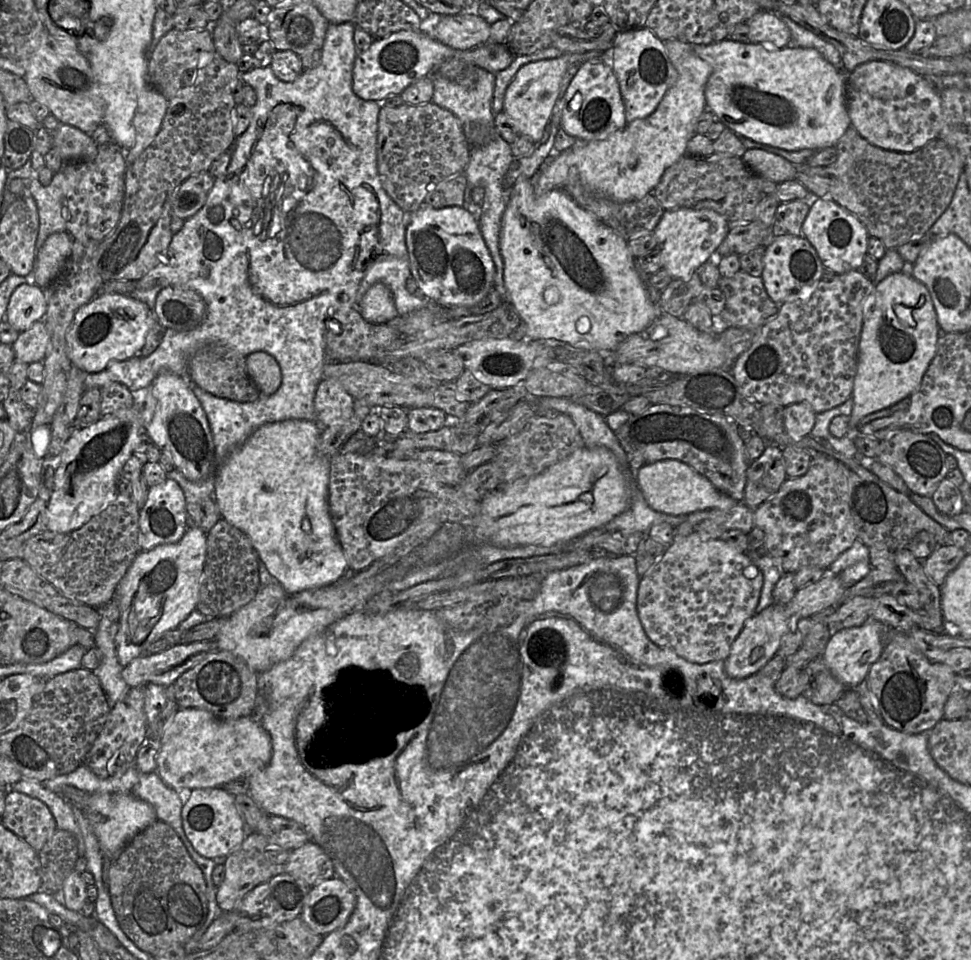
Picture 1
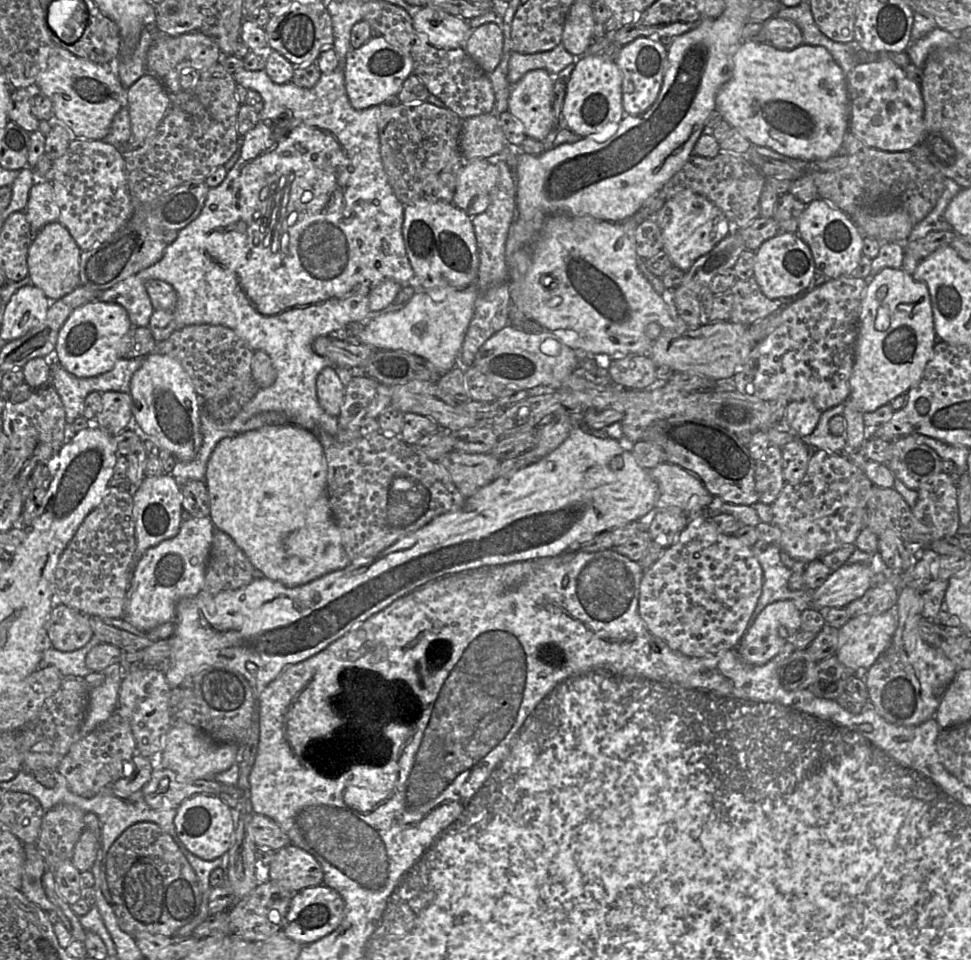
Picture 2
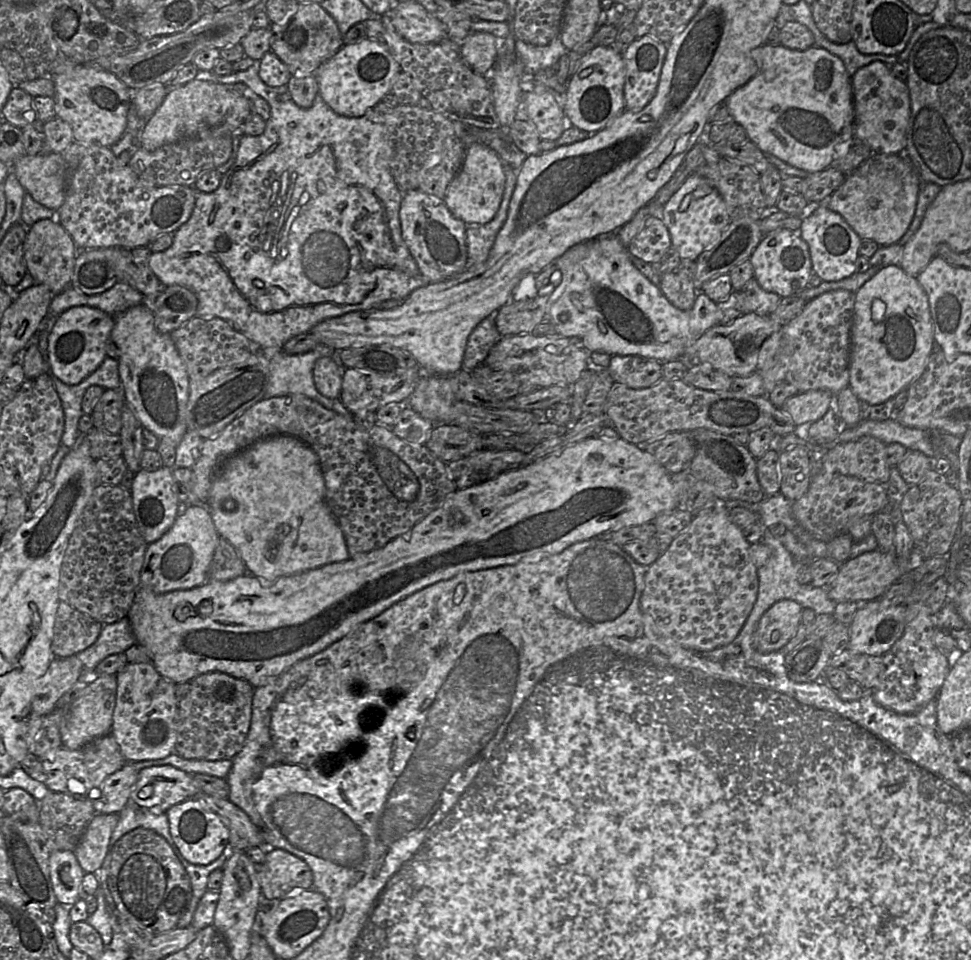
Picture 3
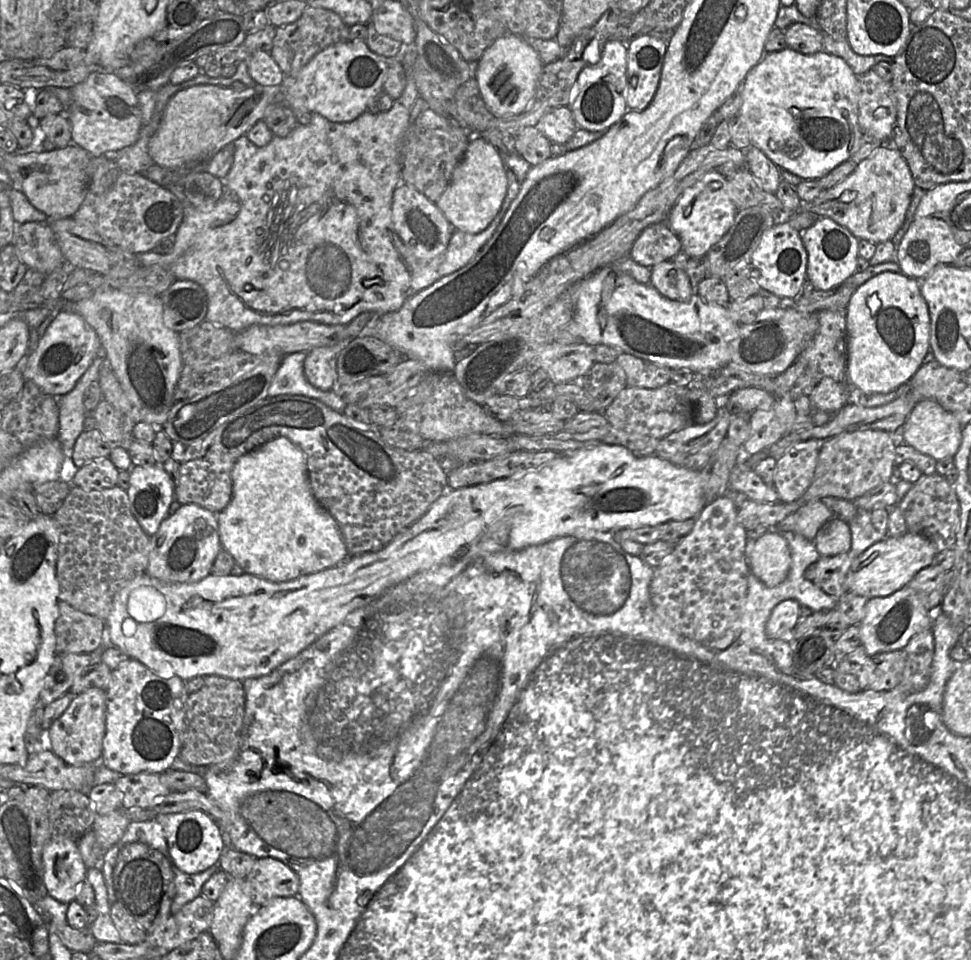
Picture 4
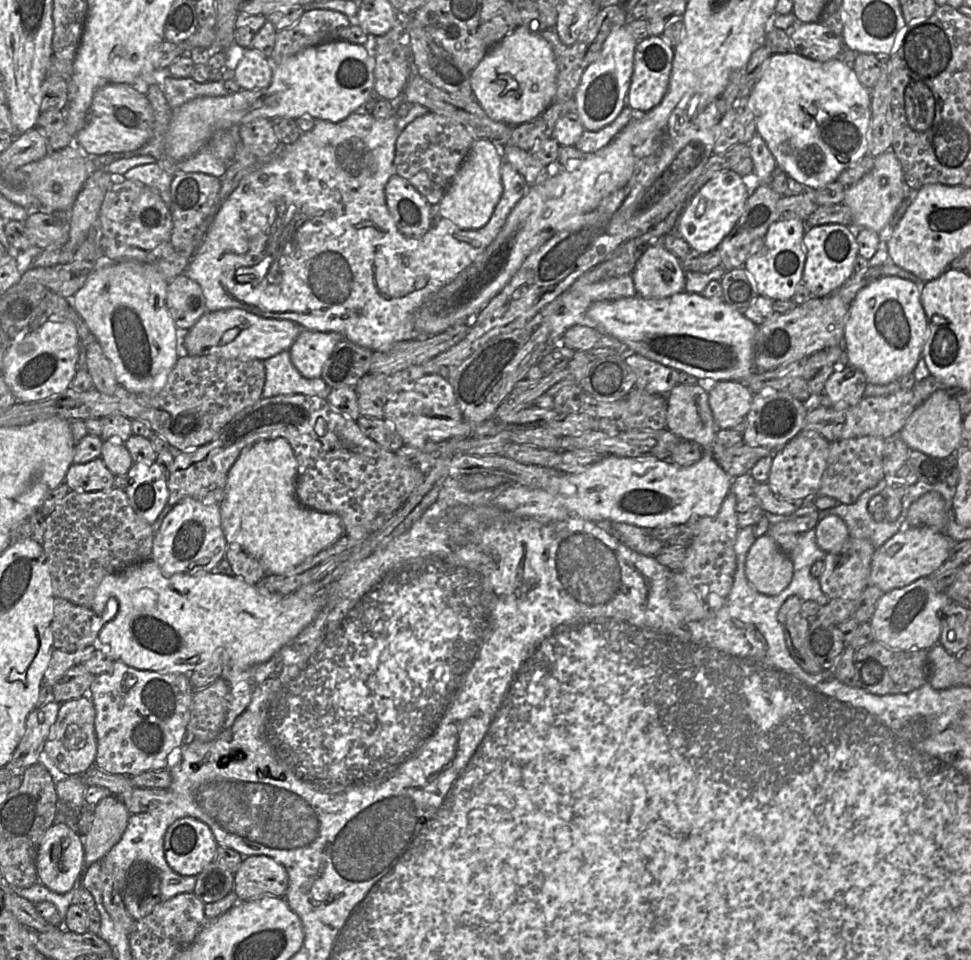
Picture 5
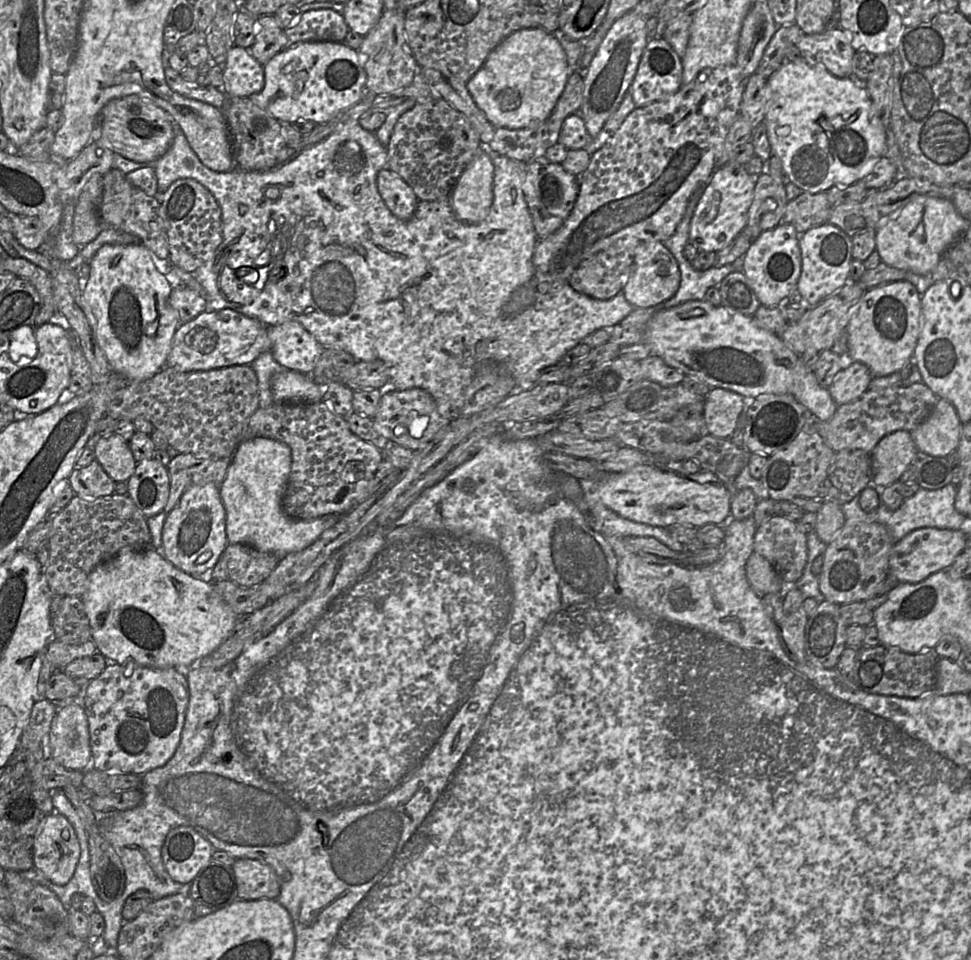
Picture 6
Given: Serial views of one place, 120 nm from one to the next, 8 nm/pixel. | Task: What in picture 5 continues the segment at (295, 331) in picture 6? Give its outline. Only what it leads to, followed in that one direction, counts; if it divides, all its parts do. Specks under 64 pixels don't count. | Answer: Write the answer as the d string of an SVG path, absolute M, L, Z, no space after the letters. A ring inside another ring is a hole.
M302 329L288 350L291 362L305 378L319 378L334 347L343 339L343 335L336 332Z

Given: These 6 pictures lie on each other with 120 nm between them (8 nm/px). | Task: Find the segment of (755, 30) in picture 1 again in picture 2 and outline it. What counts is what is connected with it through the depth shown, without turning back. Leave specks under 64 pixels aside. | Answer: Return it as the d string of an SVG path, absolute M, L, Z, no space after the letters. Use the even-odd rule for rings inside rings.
M776 16L763 23L765 43L780 50L791 50L803 44L803 35L799 27L791 20Z

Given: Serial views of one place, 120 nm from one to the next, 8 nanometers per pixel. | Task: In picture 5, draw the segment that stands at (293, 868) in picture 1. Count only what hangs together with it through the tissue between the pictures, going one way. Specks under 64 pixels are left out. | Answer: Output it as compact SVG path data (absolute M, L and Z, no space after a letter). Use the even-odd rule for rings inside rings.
M268 856L244 857L235 872L234 891L241 902L262 897L286 898L288 888L286 868Z

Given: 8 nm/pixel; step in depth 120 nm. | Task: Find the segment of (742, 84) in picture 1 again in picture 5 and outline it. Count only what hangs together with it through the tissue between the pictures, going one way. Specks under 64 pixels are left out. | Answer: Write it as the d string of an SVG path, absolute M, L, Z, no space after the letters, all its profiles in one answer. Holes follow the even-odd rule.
M795 52L772 54L748 101L755 117L756 133L765 141L777 166L806 189L818 189L836 181L844 169L868 154L871 91L860 83L851 65L841 58L819 62Z

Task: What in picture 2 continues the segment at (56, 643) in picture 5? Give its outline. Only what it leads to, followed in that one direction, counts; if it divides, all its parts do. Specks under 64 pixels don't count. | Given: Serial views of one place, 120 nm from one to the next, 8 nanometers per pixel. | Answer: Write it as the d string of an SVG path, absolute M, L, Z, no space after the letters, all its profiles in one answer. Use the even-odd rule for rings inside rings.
M63 604L54 605L45 625L52 647L62 652L84 647L94 635L88 616Z

